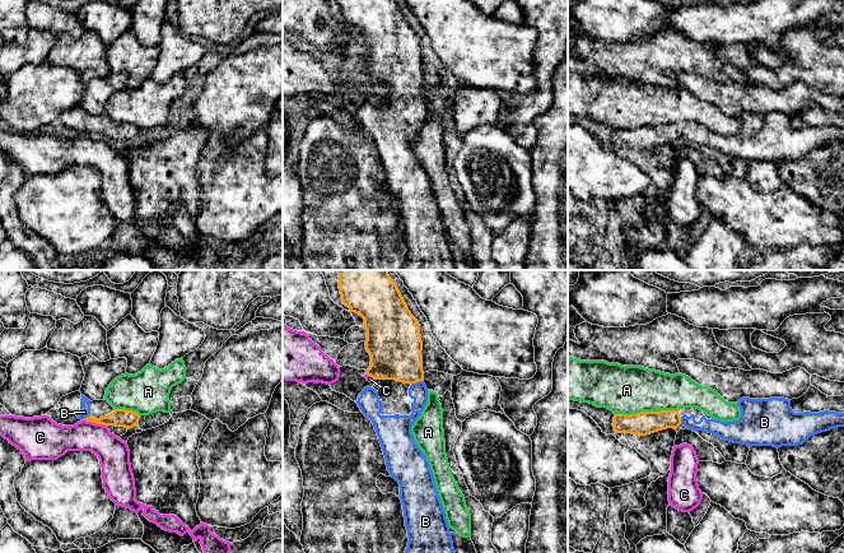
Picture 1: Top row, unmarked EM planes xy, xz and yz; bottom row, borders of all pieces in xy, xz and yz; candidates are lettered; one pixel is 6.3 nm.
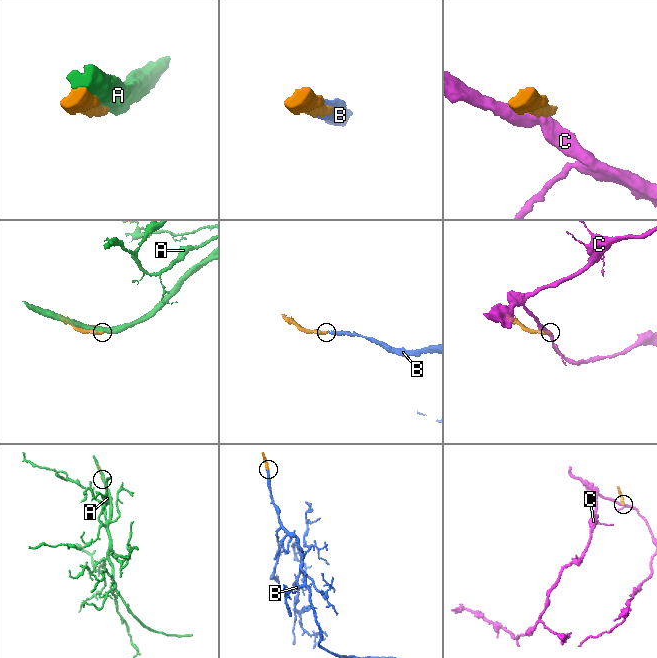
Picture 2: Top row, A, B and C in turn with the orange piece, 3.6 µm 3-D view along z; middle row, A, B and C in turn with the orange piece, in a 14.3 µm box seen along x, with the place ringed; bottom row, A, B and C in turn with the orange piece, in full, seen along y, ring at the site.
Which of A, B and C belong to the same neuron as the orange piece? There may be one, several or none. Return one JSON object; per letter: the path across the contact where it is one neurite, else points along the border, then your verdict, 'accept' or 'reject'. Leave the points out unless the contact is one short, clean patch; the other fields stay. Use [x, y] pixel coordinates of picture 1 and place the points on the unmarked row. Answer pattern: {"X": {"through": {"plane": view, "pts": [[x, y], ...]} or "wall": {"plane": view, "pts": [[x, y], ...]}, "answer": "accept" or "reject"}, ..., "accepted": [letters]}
{"A": {"answer": "reject"}, "B": {"answer": "accept"}, "C": {"wall": {"plane": "xy", "pts": [[83, 134], [106, 140]]}, "answer": "reject"}, "accepted": ["B"]}

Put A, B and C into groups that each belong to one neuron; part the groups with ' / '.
A / B / C

